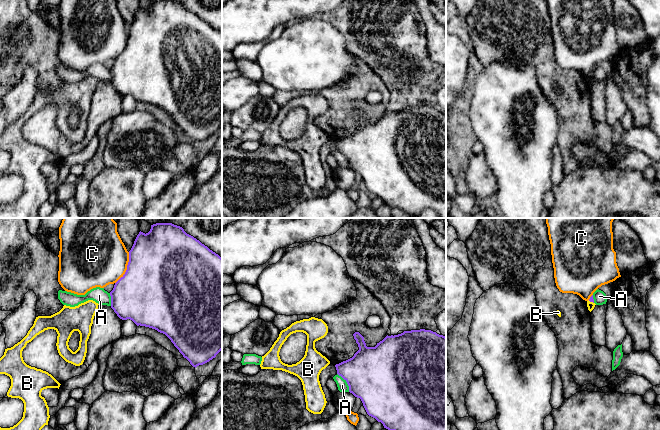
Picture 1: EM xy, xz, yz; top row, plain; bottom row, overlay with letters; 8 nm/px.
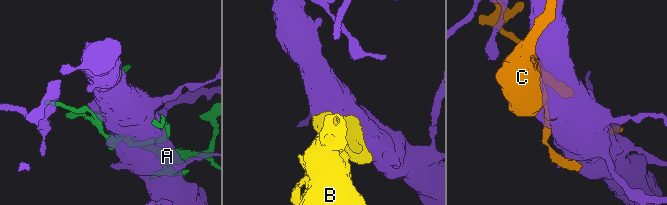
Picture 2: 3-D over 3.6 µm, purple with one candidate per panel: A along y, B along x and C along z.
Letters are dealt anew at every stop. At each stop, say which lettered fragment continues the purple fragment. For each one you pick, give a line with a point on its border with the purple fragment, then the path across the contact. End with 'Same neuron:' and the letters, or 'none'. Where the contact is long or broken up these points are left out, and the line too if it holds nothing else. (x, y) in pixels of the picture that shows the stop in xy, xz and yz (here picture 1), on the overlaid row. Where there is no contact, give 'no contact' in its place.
Same neuron: none

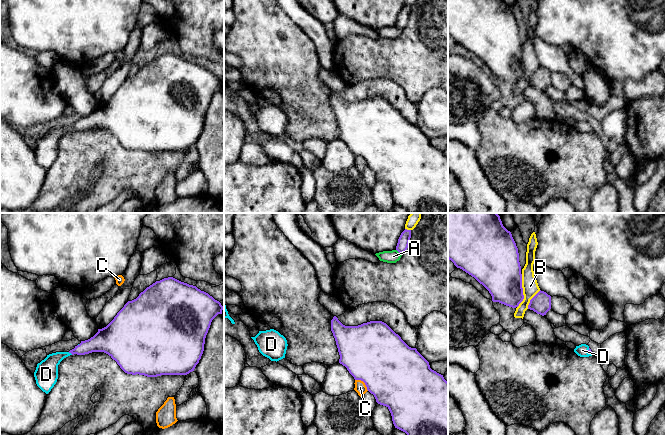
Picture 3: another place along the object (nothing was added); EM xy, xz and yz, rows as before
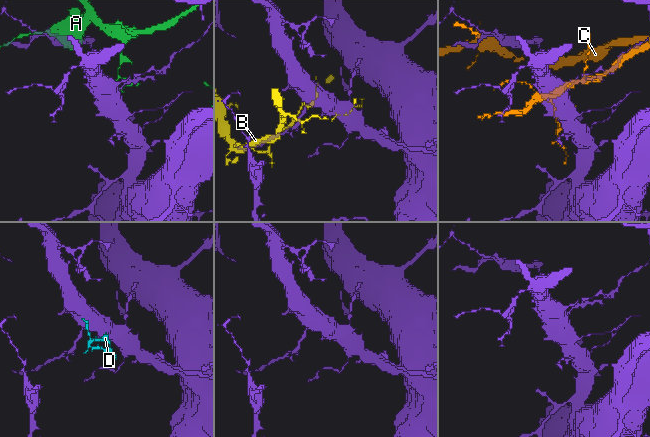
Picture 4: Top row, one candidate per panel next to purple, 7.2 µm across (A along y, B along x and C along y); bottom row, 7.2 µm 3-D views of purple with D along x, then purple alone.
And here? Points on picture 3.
D: meets purple in xy at (70, 352); runs through xy (99, 342), (70, 352), (61, 355), (46, 372)
Same neuron: D

